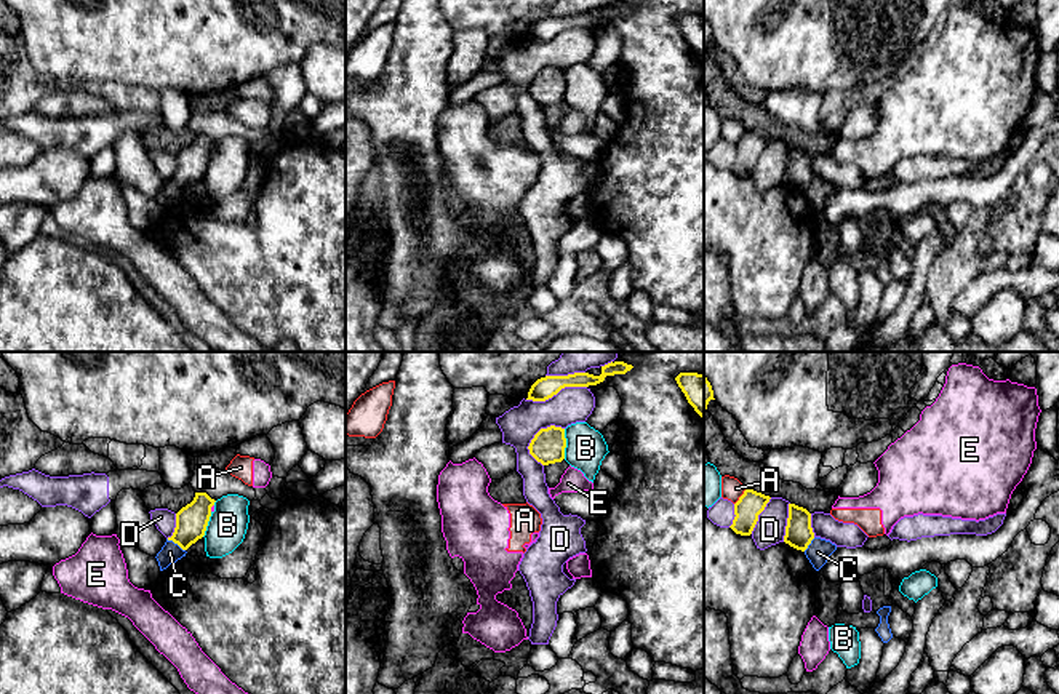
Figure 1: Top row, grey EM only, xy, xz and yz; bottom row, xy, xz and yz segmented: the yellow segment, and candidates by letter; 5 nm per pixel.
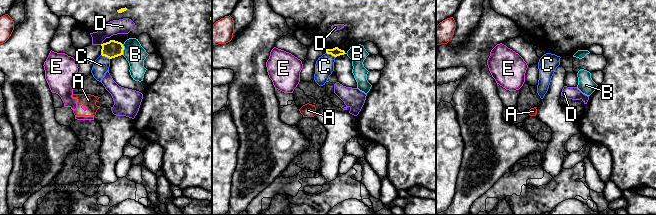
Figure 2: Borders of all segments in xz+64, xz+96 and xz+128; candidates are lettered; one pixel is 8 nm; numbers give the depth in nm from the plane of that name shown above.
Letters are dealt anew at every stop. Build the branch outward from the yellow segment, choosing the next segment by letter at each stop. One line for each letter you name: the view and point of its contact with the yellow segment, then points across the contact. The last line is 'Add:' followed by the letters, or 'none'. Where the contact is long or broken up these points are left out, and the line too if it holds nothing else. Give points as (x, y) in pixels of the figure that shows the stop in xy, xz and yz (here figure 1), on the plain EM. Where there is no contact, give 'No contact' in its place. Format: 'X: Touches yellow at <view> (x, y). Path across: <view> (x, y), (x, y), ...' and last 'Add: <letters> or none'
Add: none

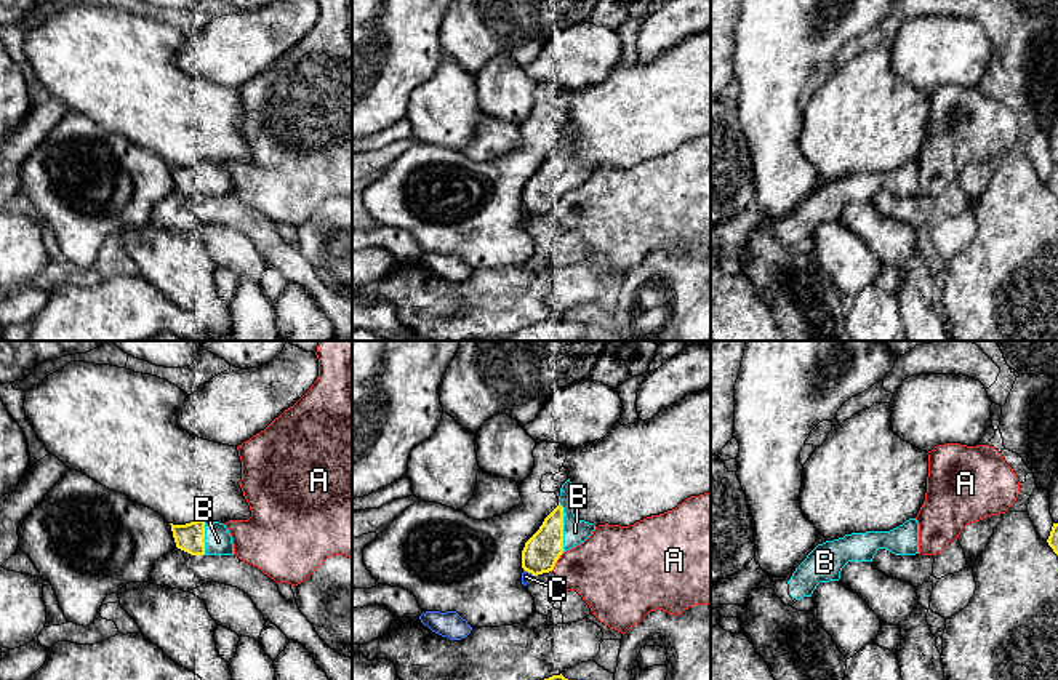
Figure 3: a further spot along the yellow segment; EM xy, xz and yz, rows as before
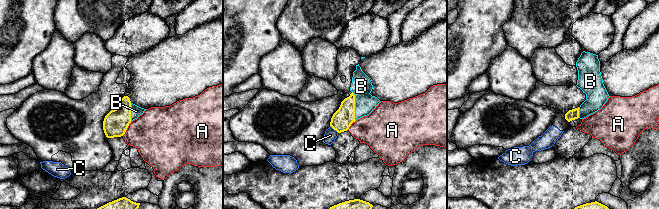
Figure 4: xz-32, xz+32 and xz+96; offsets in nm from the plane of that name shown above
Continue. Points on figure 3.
B: Touches yellow at xz (562, 168)
Add: B

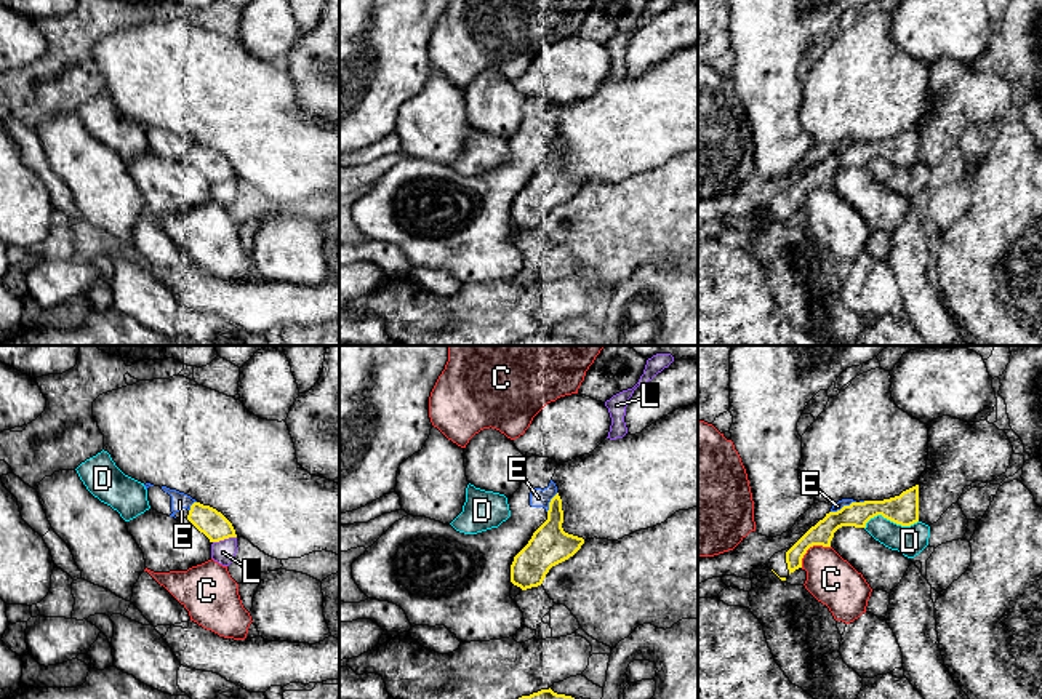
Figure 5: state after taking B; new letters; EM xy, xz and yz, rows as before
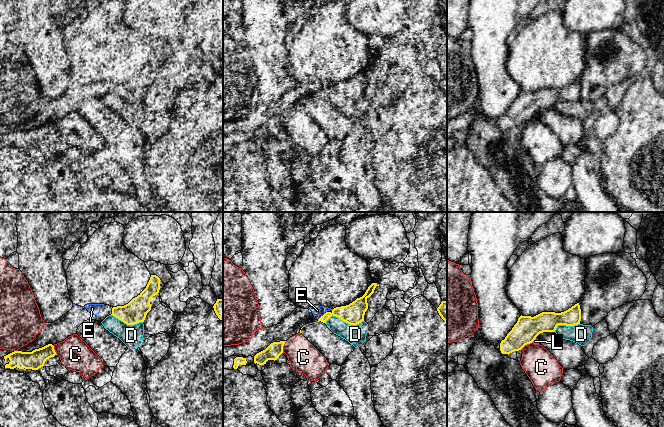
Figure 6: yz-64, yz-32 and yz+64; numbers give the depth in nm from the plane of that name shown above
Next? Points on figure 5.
Add: none

